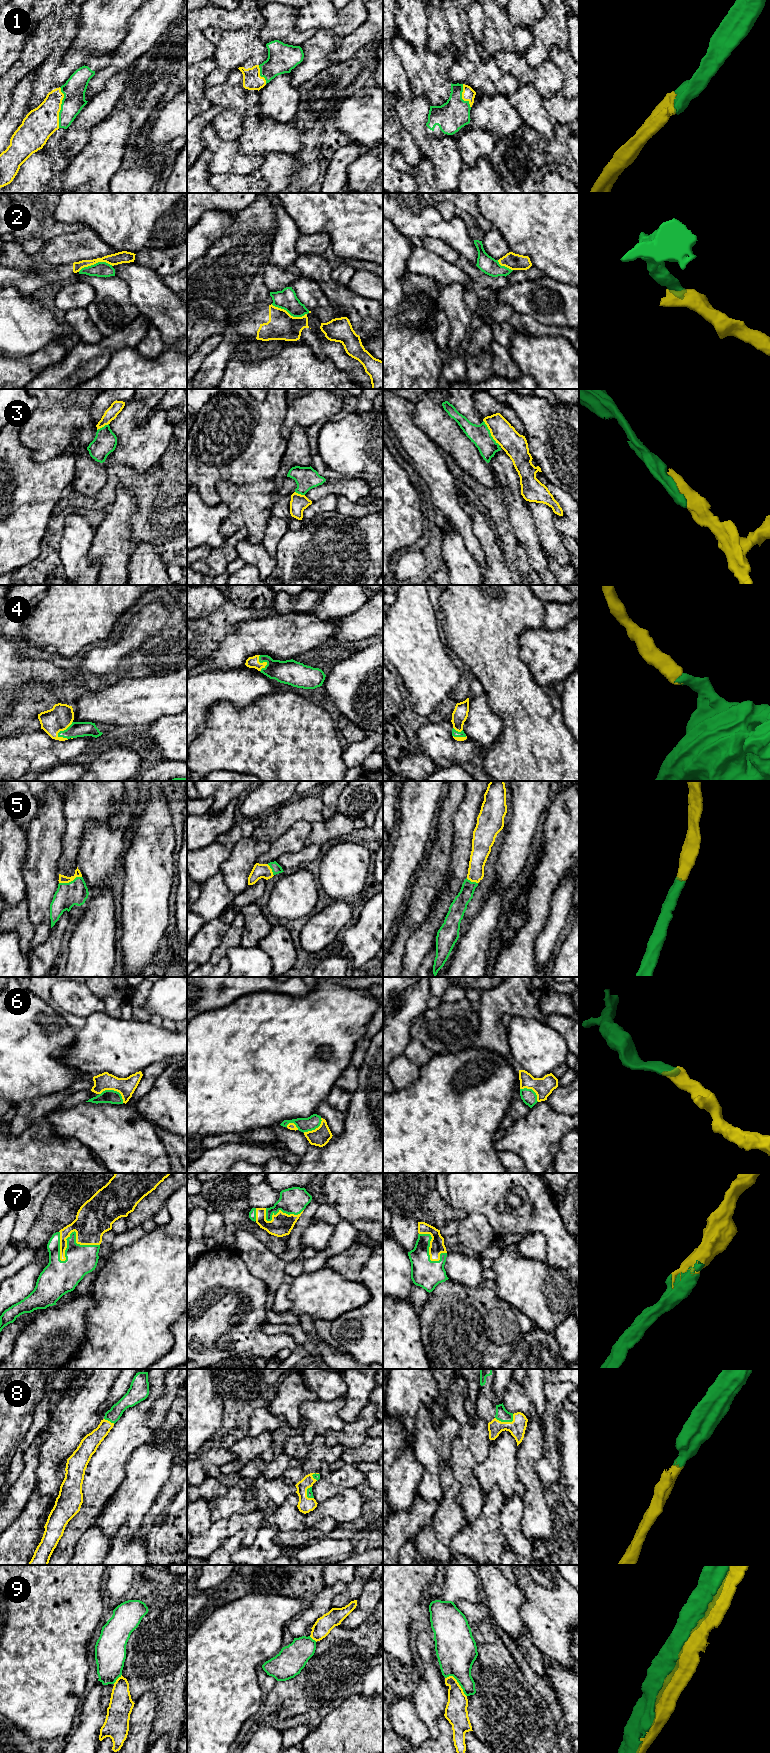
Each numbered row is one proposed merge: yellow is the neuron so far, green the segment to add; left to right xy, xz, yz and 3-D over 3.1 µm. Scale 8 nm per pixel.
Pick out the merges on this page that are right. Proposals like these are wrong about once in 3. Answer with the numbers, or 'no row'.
1, 3, 4, 5, 6, 7, 8

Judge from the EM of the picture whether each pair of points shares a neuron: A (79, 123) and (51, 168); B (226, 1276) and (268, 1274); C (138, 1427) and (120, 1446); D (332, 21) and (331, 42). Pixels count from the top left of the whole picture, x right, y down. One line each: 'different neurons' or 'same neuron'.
A: different neurons
B: different neurons
C: same neuron
D: different neurons

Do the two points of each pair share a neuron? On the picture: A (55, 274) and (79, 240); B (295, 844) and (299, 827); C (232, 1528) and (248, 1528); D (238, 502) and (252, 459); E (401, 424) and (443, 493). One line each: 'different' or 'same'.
A: different
B: same
C: same
D: different
E: same

